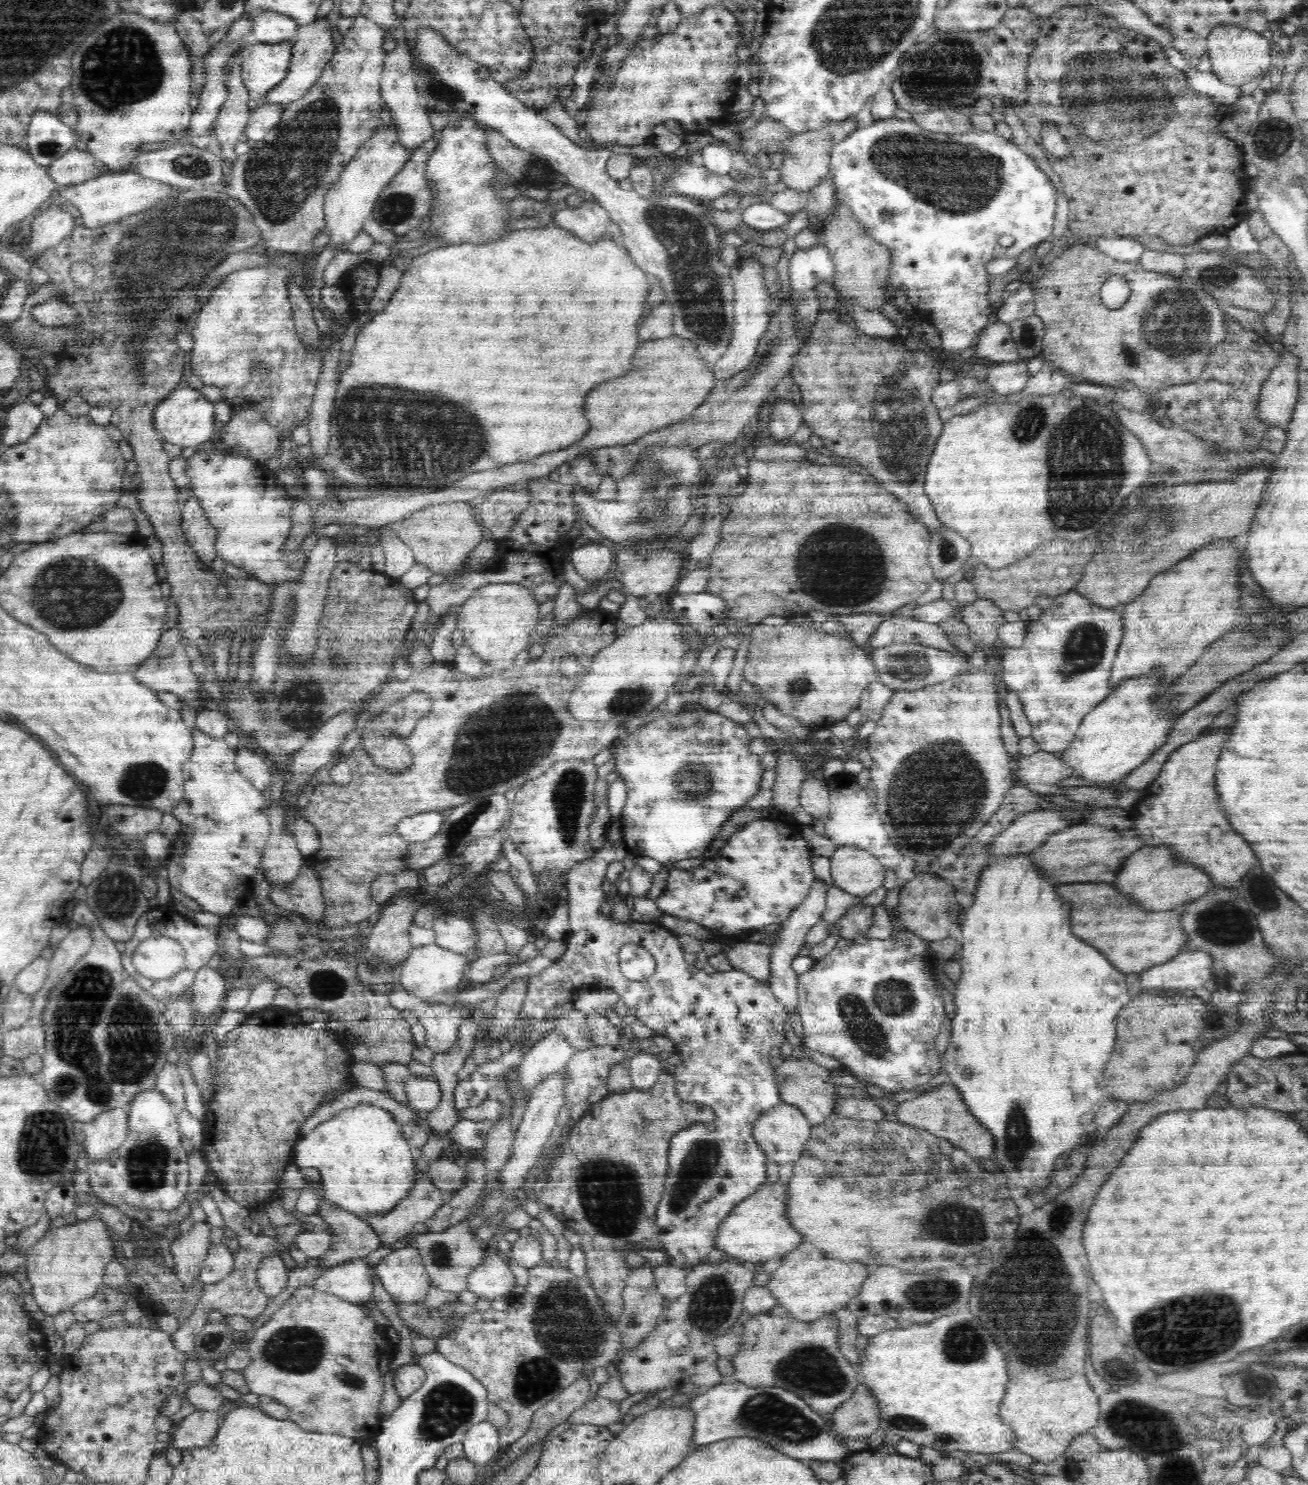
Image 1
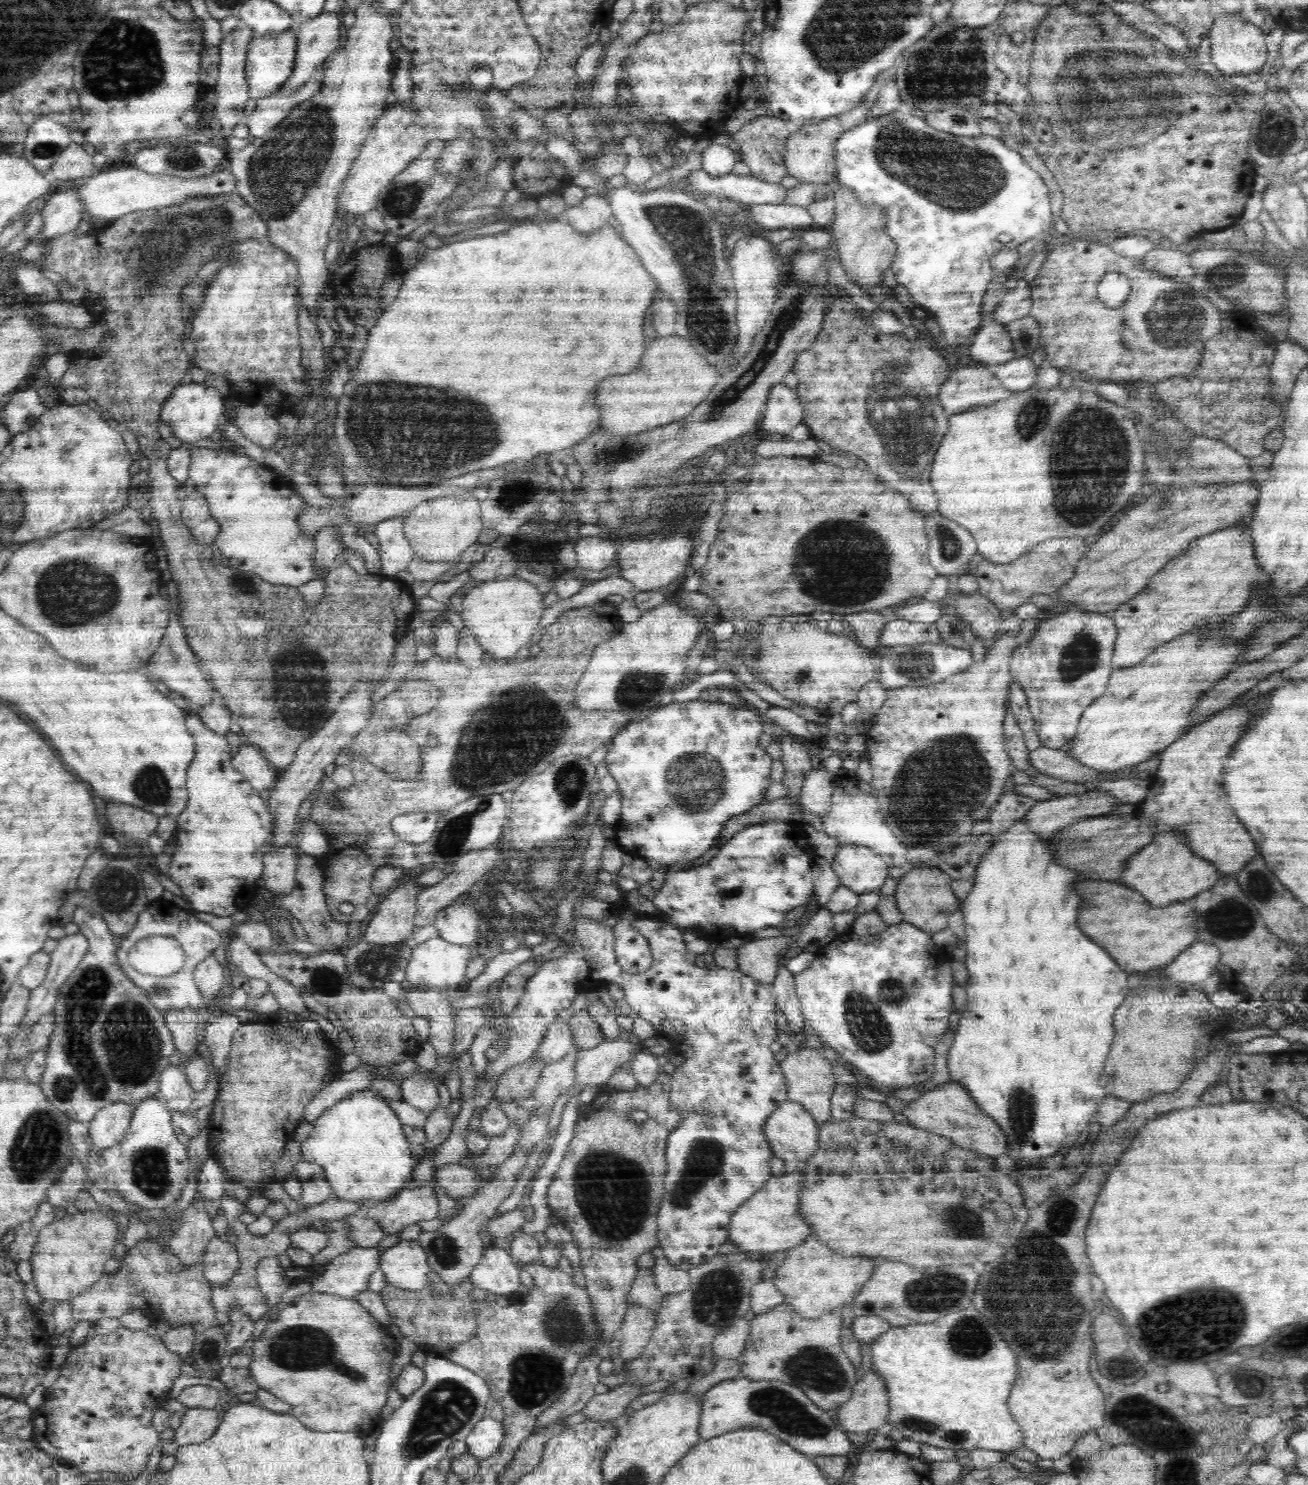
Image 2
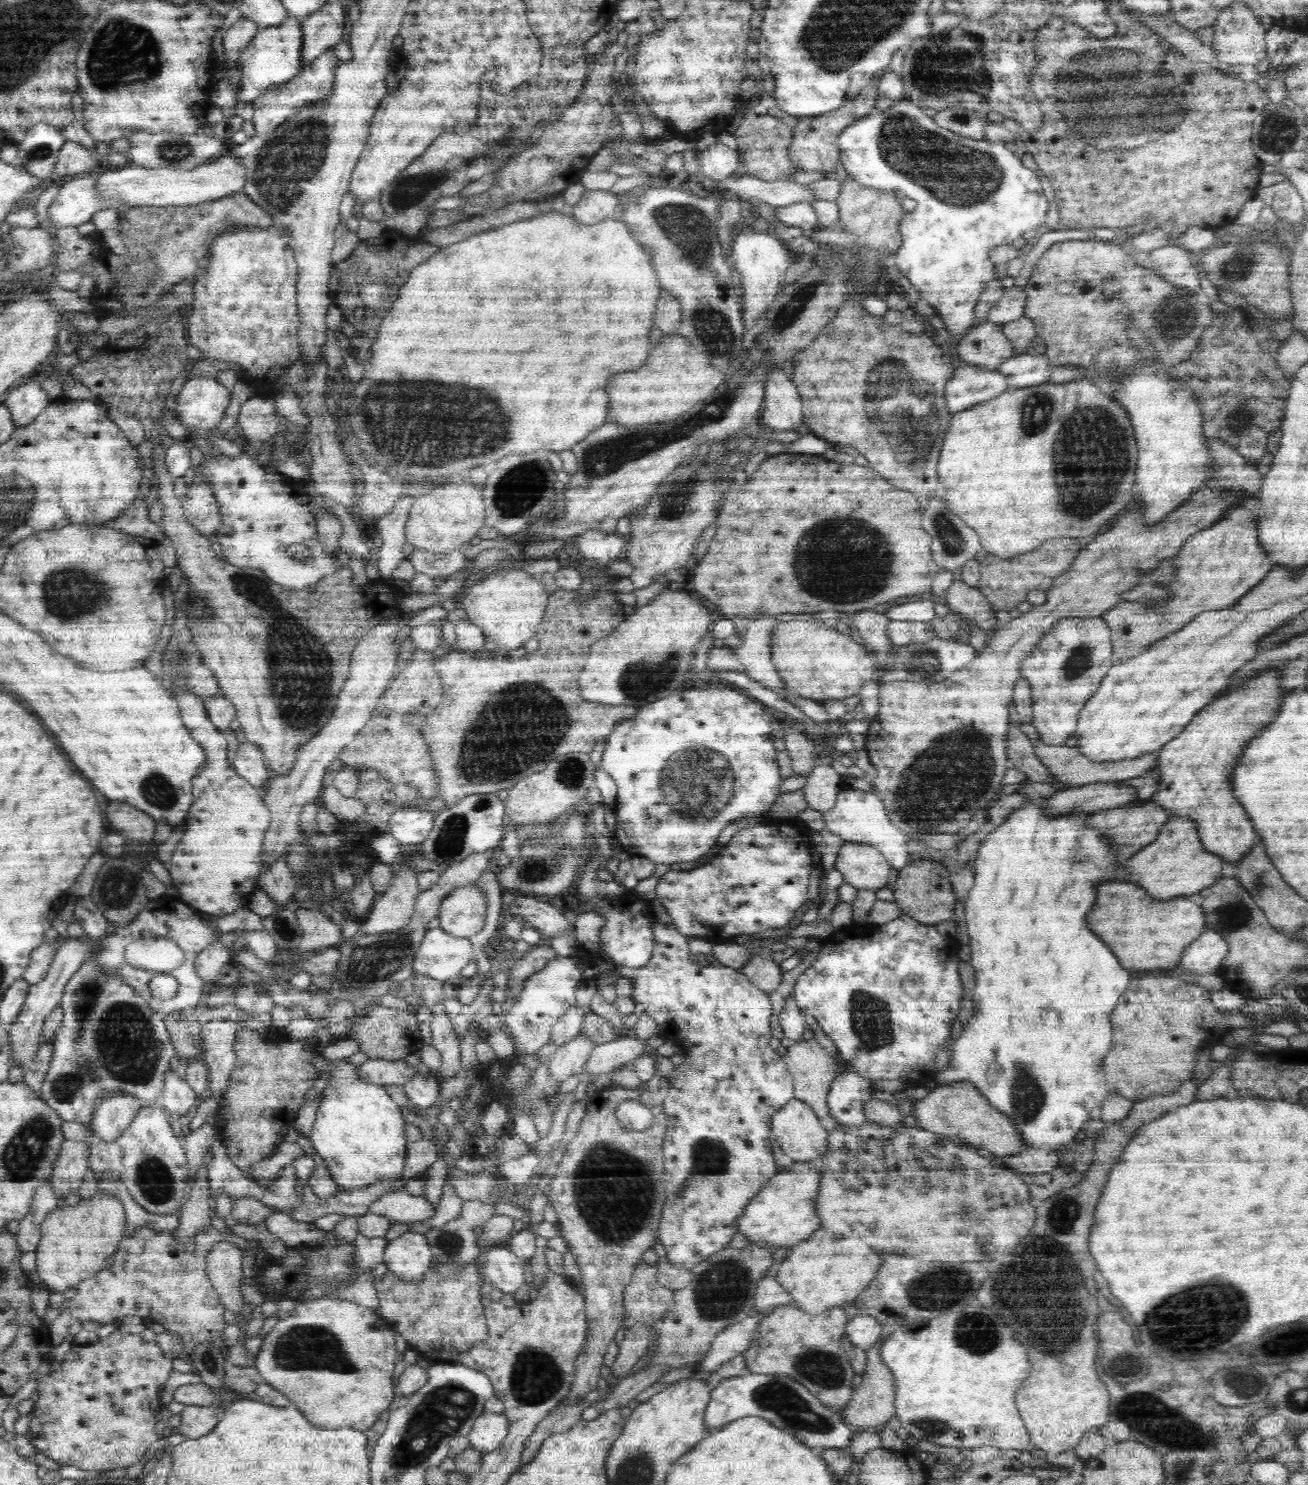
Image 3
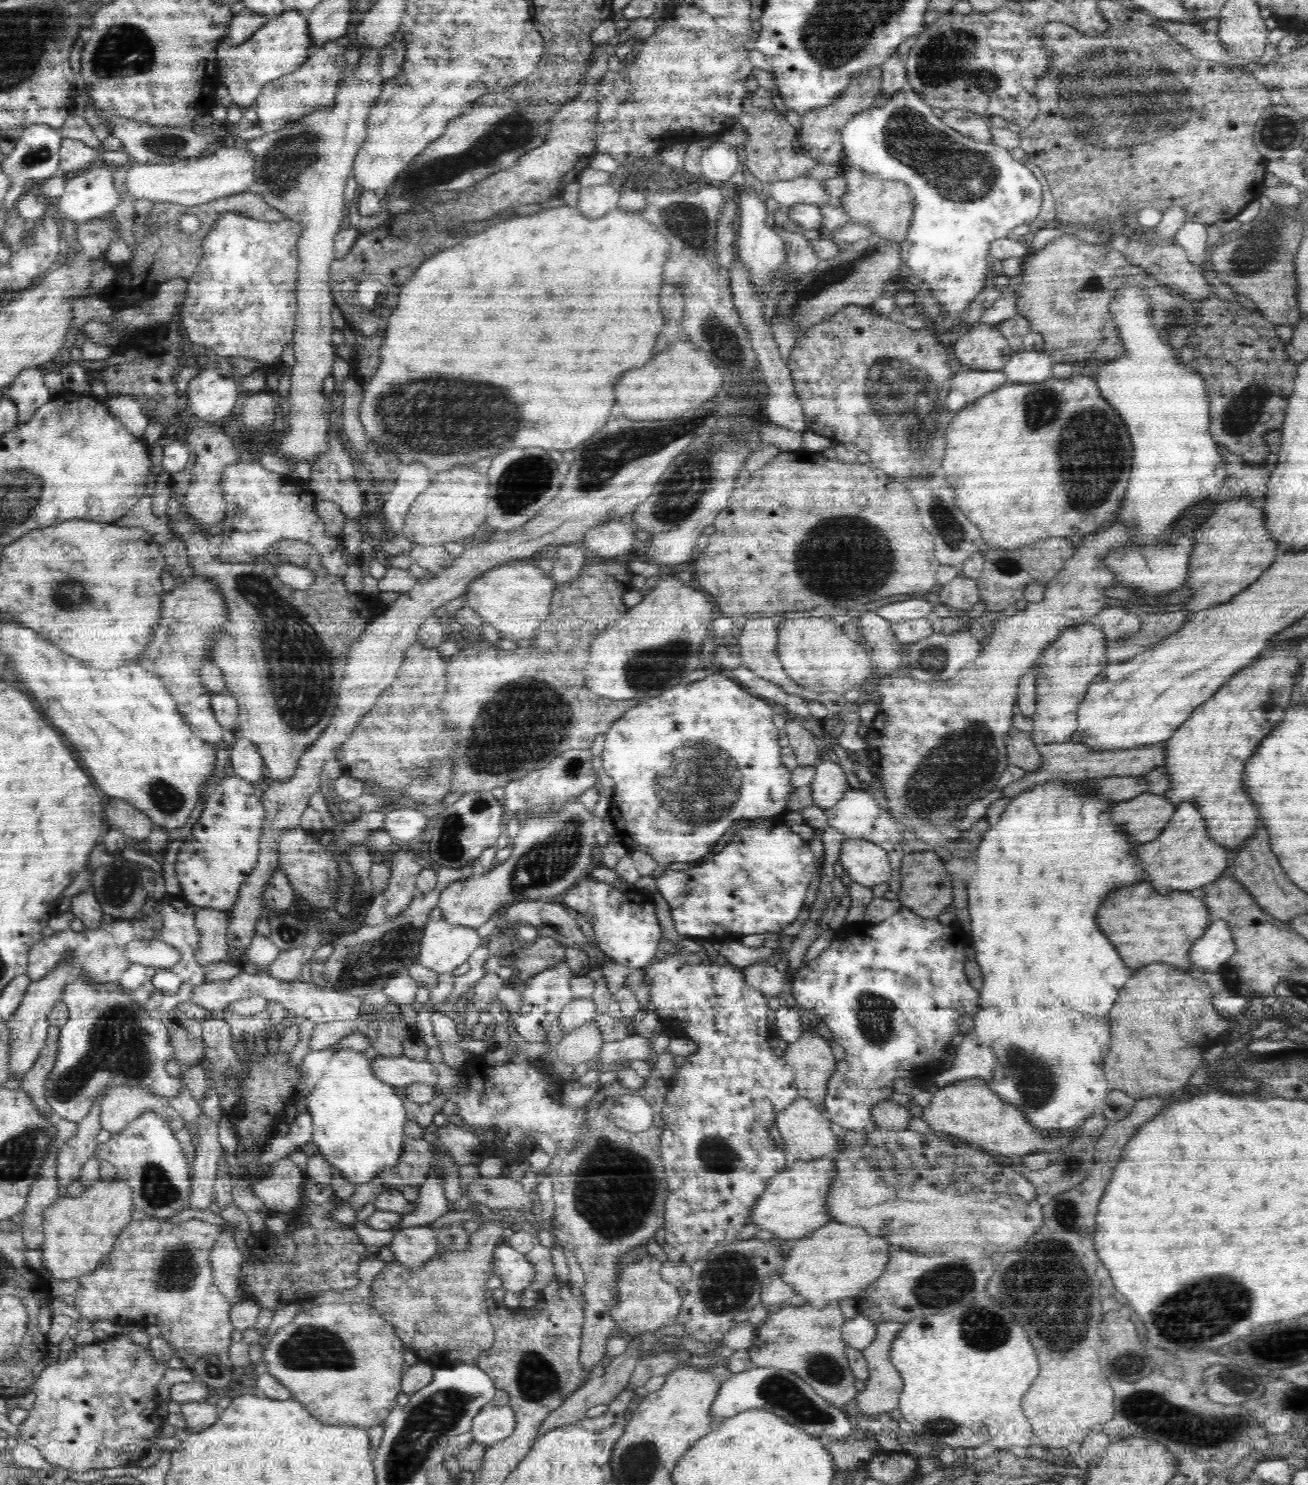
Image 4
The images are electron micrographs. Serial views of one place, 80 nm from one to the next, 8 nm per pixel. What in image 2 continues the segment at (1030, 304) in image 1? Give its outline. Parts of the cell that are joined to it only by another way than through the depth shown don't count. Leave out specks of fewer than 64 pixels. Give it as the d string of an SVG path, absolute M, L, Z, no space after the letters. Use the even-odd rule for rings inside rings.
M1017 276L1017 285L1003 296L1002 301L993 312L993 320L1005 325L1012 320L1030 317L1032 297L1029 284Z

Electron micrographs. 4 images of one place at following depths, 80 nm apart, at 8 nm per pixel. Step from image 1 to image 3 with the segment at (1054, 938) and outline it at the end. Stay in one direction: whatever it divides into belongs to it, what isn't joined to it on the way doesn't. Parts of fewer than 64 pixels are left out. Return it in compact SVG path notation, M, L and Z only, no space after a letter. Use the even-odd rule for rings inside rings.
M1036 798L1035 802L1026 800L1024 806L1010 814L1004 820L1004 824L990 832L981 842L975 860L975 881L969 893L963 898L965 902L965 917L970 936L970 950L972 951L972 968L976 974L976 986L970 990L970 1002L976 1004L972 1018L968 1024L963 1026L962 1034L955 1040L952 1057L946 1070L939 1072L936 1078L938 1086L955 1083L956 1081L971 1082L992 1108L1005 1114L1019 1132L1025 1147L1023 1150L1033 1148L1034 1150L1060 1151L1069 1143L1081 1137L1081 1129L1086 1122L1093 1118L1092 1110L1102 1106L1104 1098L1108 1096L1108 1082L1102 1074L1102 1062L1112 1046L1112 1024L1110 1024L1110 1012L1118 1004L1120 996L1130 984L1130 972L1120 966L1116 956L1110 952L1110 948L1100 942L1084 924L1084 914L1090 912L1096 892L1094 886L1098 882L1114 880L1118 874L1118 866L1114 864L1114 850L1107 838L1096 834L1096 830L1086 828L1082 822L1092 816L1089 812L1070 812L1074 816L1062 816L1062 818L1044 818L1047 812L1041 810L1041 802L1044 798Z

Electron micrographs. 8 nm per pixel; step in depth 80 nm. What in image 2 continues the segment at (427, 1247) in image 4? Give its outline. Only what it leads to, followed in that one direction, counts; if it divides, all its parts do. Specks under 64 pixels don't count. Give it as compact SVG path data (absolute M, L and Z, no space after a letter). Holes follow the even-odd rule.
M402 1240L388 1248L379 1256L379 1268L394 1288L416 1292L429 1284L427 1256L417 1240Z

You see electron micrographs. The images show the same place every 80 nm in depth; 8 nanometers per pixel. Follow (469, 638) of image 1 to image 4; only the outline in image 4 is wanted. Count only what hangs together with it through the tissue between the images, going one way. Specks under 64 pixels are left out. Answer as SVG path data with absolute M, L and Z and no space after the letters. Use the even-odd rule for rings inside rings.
M514 559L496 565L468 585L465 605L475 611L484 623L492 624L499 638L512 642L523 638L530 639L550 614L553 592L557 584L552 575L544 575L542 569L535 565L534 559Z

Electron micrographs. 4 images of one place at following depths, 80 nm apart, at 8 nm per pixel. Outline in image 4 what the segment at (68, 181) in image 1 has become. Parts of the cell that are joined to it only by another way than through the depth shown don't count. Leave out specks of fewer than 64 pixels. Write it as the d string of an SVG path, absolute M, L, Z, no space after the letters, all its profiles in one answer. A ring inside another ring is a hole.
M63 138L59 150L59 168L62 172L72 172L76 170L88 169L98 163L101 150L87 146L84 142Z

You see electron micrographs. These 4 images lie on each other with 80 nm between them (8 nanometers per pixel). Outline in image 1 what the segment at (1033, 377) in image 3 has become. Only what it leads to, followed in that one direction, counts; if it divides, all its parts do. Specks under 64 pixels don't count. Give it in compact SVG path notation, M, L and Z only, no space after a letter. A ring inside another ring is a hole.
M1019 359L1014 362L1000 363L1000 365L986 370L985 380L991 391L999 396L1018 394L1030 378L1026 363L1027 360Z

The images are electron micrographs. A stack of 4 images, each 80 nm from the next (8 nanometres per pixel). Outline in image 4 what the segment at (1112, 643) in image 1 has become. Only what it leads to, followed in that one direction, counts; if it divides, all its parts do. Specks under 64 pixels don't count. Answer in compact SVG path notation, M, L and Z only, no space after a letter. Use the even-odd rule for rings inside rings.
M1093 620L1075 627L1066 627L1032 663L1031 668L1035 668L1036 708L1030 733L1034 745L1070 741L1070 736L1078 728L1080 702L1084 700L1092 680L1108 663L1106 640L1104 631Z

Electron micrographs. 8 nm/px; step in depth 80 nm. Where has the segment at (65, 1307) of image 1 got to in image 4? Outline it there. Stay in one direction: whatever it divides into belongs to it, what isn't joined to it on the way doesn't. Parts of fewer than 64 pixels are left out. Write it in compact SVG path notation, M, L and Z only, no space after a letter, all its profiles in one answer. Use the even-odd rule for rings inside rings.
M117 1178L113 1183L103 1183L101 1179L91 1187L85 1187L80 1197L60 1197L46 1209L43 1230L44 1242L40 1248L42 1250L42 1262L48 1270L52 1279L70 1280L70 1278L80 1278L96 1270L105 1261L116 1244L116 1239L130 1224L131 1211L135 1206L133 1203L133 1192L128 1186L127 1180Z

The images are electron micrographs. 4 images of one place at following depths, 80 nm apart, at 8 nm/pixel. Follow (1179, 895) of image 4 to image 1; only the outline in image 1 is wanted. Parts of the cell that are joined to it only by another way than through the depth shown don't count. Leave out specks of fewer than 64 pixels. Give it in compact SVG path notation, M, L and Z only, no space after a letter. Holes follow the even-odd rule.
M1106 883L1058 884L1056 894L1062 902L1072 906L1070 922L1072 932L1078 934L1084 944L1102 952L1120 972L1142 972L1172 960L1188 944L1186 933L1180 928L1180 917L1186 904L1170 912L1144 912L1129 896L1120 894L1113 885ZM1122 926L1126 926L1122 930ZM1146 938L1146 940L1144 940Z

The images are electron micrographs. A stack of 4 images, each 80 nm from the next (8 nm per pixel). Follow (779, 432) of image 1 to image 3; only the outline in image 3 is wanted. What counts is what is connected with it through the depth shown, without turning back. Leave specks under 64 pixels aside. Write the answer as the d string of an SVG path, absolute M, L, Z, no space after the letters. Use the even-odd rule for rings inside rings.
M771 366L768 369L772 369L772 372L766 374L765 402L758 423L774 430L795 430L803 422L803 402L797 386L788 379L784 371Z

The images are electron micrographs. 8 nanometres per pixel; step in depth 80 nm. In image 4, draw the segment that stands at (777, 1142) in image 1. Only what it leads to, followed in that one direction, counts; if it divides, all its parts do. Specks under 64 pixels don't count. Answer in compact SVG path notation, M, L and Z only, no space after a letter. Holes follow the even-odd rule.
M798 1098L783 1108L775 1118L776 1128L784 1140L784 1148L797 1161L808 1161L829 1156L830 1152L838 1150L840 1139L830 1129L829 1118L811 1101Z

